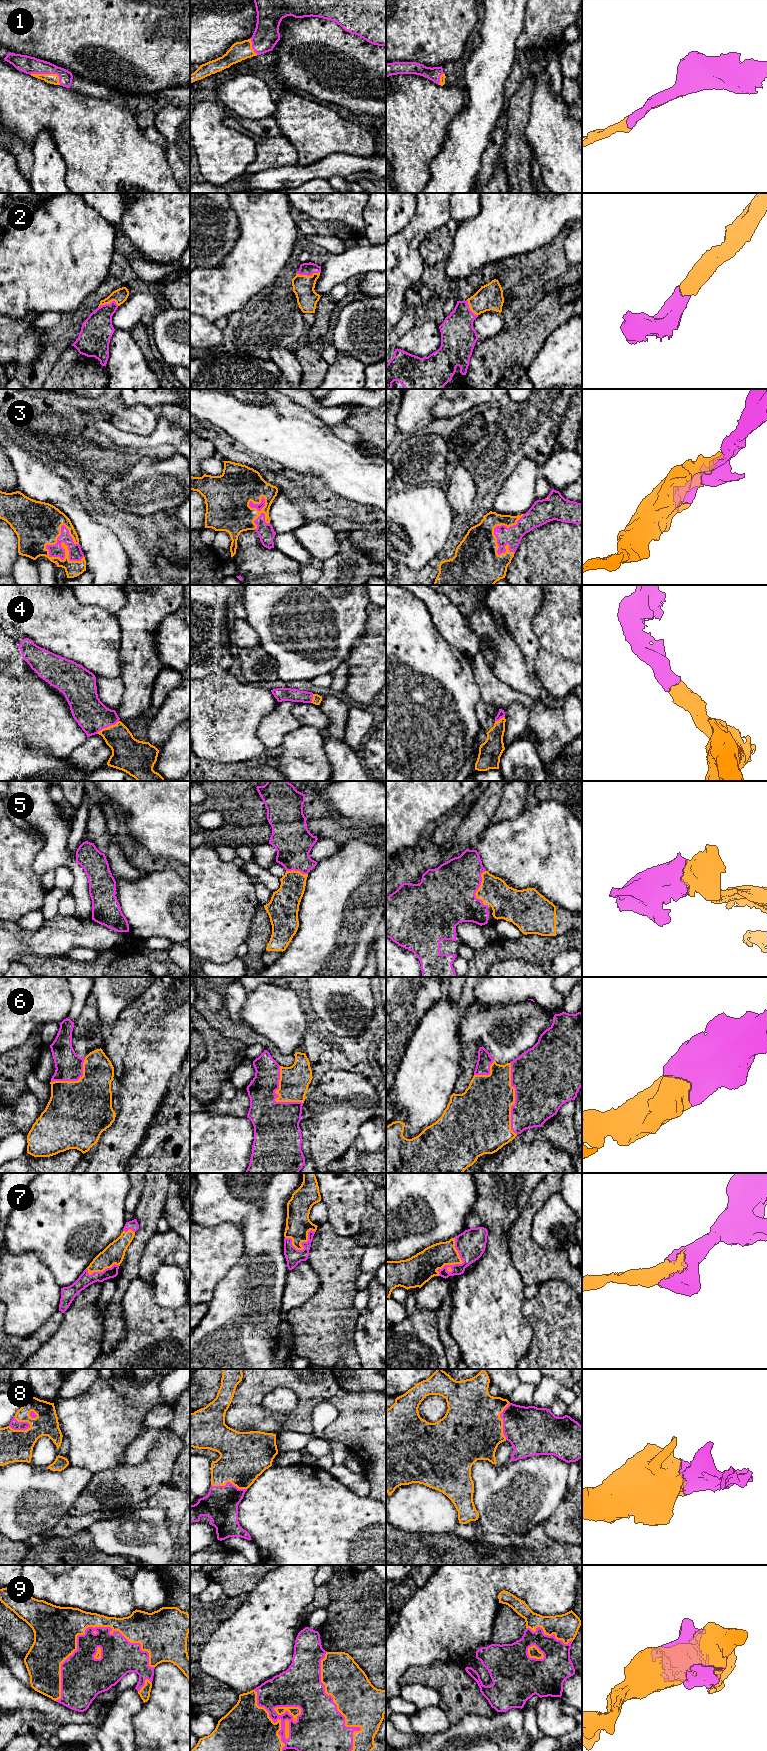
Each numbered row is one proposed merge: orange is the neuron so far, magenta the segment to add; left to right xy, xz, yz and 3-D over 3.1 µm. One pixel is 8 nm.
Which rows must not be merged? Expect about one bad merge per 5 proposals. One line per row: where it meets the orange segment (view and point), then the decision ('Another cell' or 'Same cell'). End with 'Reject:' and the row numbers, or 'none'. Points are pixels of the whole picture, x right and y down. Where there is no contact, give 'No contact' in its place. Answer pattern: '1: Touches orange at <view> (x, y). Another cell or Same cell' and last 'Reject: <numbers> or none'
1: Touches orange at xy (48, 74). Same cell
2: Touches orange at xz (308, 276). Same cell
3: Touches orange at xy (60, 558). Same cell
4: Touches orange at xy (107, 727). Same cell
5: Touches orange at yz (477, 890). Same cell
6: Touches orange at yz (514, 1098). Same cell
7: Touches orange at yz (459, 1263). Same cell
8: Touches orange at xy (20, 1430). Same cell
9: Touches orange at xy (83, 1634). Same cell
Reject: none

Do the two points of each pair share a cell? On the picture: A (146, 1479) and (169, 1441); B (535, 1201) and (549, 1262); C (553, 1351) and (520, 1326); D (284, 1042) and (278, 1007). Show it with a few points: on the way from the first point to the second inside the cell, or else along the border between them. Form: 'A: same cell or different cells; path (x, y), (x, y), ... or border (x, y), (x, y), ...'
A: same cell; path (155, 1470), (165, 1450)
B: same cell; path (525, 1217), (525, 1241), (533, 1249)
C: different cells; border (523, 1313), (532, 1338), (521, 1356)
D: same cell; path (284, 1033), (284, 1023), (278, 1016)

